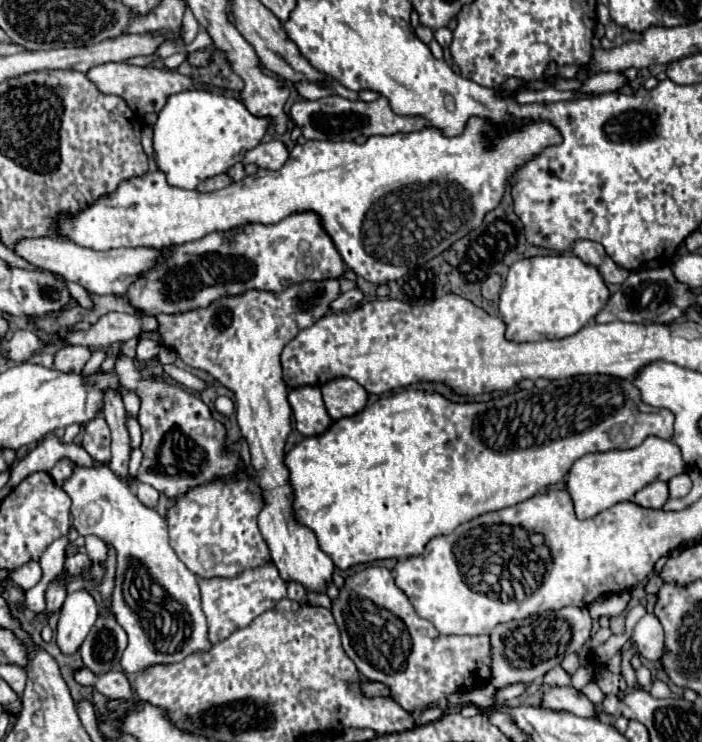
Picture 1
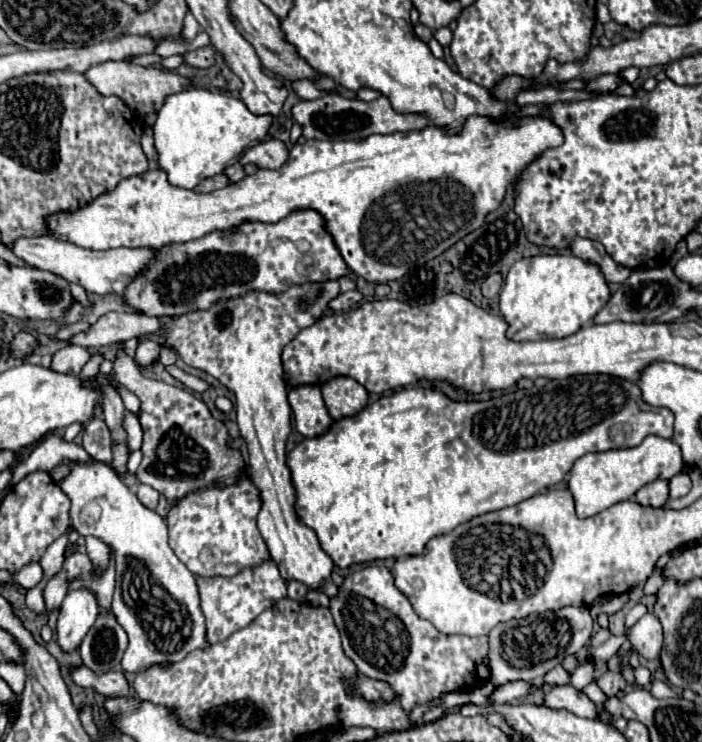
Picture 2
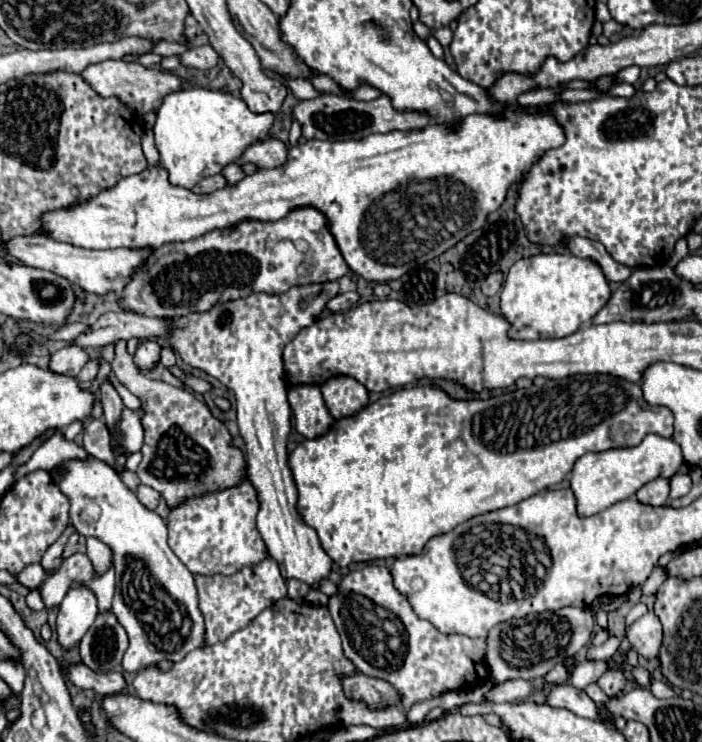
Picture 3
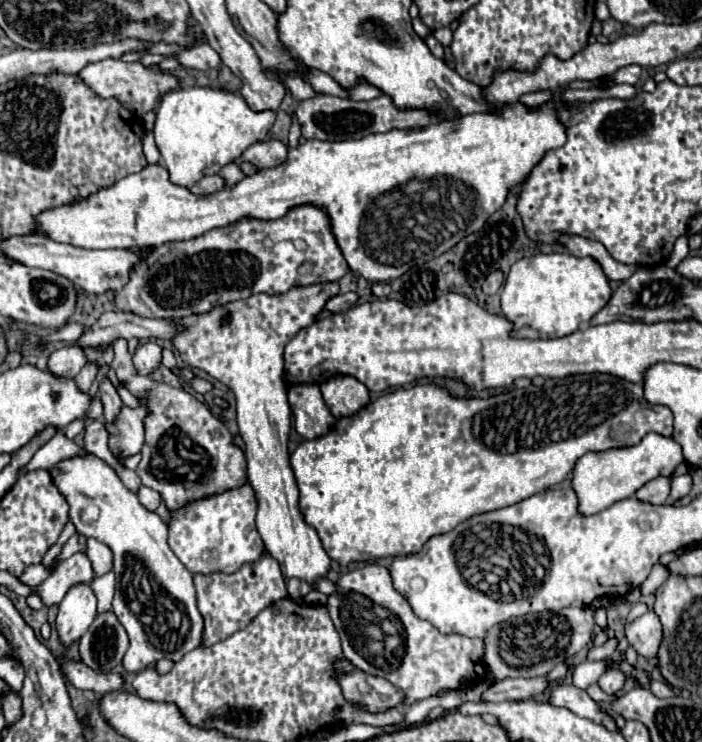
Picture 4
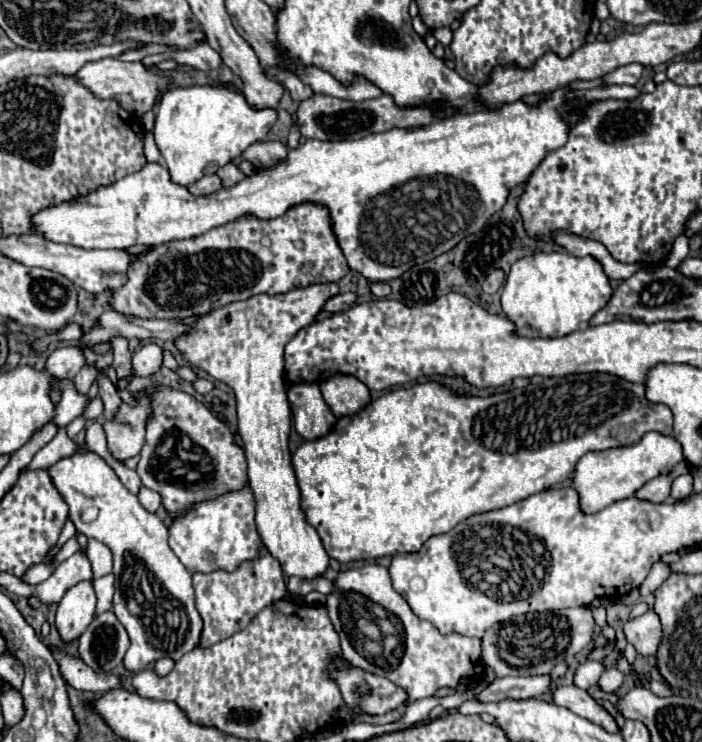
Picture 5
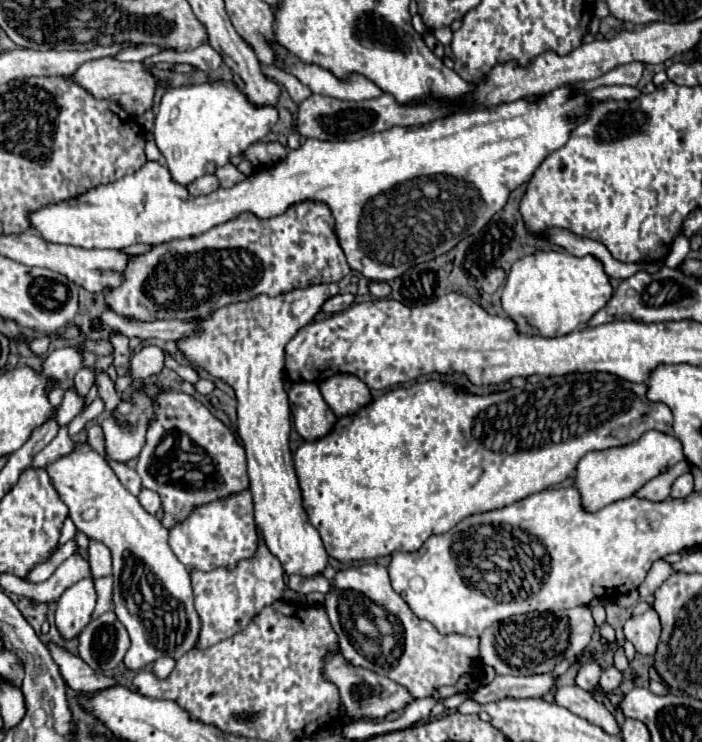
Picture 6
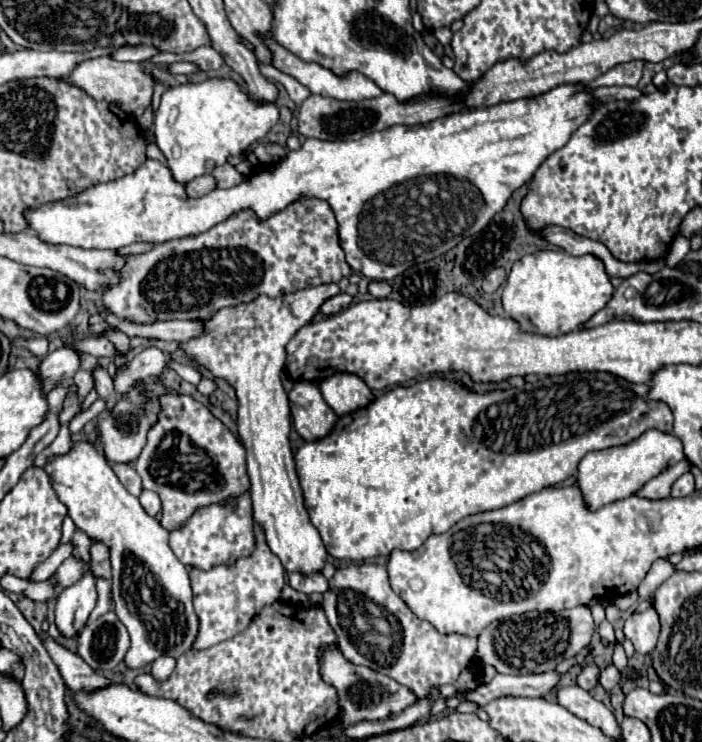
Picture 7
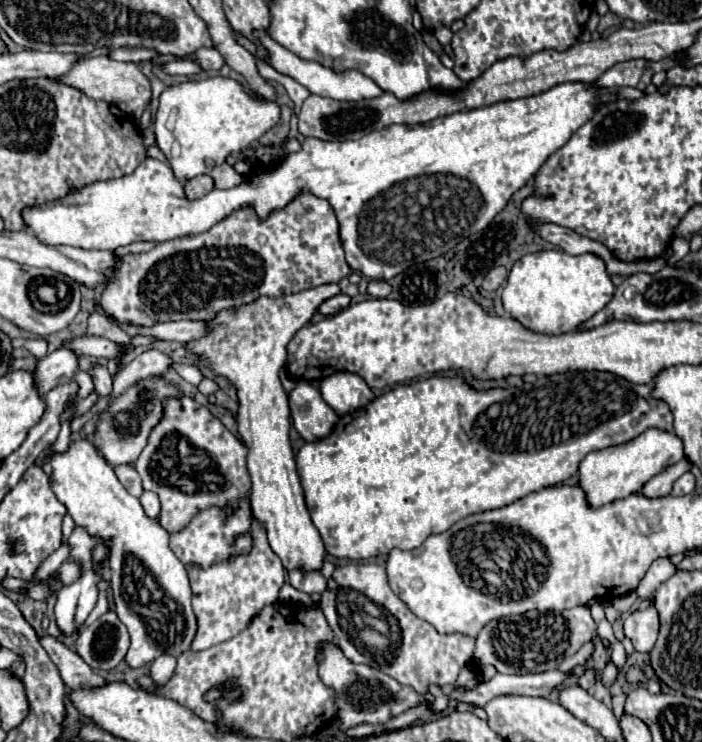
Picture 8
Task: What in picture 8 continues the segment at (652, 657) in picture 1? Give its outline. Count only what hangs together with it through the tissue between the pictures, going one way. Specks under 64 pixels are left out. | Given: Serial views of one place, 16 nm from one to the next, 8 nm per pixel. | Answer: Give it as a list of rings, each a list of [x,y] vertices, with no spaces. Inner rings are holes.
[[[654,608],[632,612],[624,622],[624,634],[626,638],[632,640],[638,652],[650,654],[656,644],[658,632],[660,632],[660,622],[658,622],[658,614]]]

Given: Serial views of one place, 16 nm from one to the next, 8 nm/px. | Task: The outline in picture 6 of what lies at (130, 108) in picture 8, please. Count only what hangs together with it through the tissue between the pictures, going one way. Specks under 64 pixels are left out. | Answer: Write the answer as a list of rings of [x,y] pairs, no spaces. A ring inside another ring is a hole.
[[[100,58],[100,60],[90,60],[82,64],[72,76],[74,82],[84,86],[92,96],[104,98],[104,100],[116,100],[128,114],[132,116],[142,116],[146,110],[154,106],[154,96],[158,86],[166,86],[162,78],[152,74],[150,70],[144,68],[142,62],[120,62],[116,58]]]

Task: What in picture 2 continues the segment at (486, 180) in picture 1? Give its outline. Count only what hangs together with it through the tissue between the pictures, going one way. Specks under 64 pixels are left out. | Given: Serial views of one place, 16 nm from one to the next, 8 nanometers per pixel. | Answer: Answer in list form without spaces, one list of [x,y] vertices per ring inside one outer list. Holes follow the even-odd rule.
[[[470,116],[460,134],[448,136],[436,126],[418,132],[396,132],[388,136],[368,136],[364,142],[322,142],[306,140],[290,150],[280,170],[258,170],[222,190],[200,194],[186,188],[170,186],[162,170],[148,170],[140,176],[122,180],[116,190],[98,196],[78,212],[58,212],[48,224],[54,238],[74,242],[90,250],[110,248],[162,248],[198,240],[214,230],[232,230],[244,222],[274,224],[296,210],[316,210],[324,218],[324,228],[334,238],[348,268],[374,284],[398,280],[410,268],[426,264],[440,256],[450,244],[482,226],[488,212],[496,210],[506,188],[516,174],[526,168],[540,152],[564,142],[562,132],[548,118],[520,118],[510,122],[492,122],[482,116]]]

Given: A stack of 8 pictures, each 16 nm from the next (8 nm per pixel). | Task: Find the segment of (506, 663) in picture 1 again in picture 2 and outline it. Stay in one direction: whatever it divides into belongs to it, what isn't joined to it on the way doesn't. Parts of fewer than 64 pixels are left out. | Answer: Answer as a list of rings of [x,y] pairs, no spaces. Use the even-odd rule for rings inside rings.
[[[560,608],[548,610],[542,614],[530,614],[522,620],[510,620],[498,624],[488,634],[490,638],[490,682],[500,688],[500,684],[508,684],[512,680],[536,680],[542,678],[548,670],[564,660],[568,654],[576,654],[584,648],[592,634],[592,616],[588,608]]]

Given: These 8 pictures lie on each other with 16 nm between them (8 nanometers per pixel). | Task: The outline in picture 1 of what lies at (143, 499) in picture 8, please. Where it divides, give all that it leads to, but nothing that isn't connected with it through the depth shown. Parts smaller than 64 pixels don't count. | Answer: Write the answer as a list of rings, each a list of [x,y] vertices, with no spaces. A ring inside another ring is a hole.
[[[136,484],[136,496],[142,504],[146,504],[148,508],[154,508],[158,504],[160,492],[156,488],[152,488],[150,484]]]

